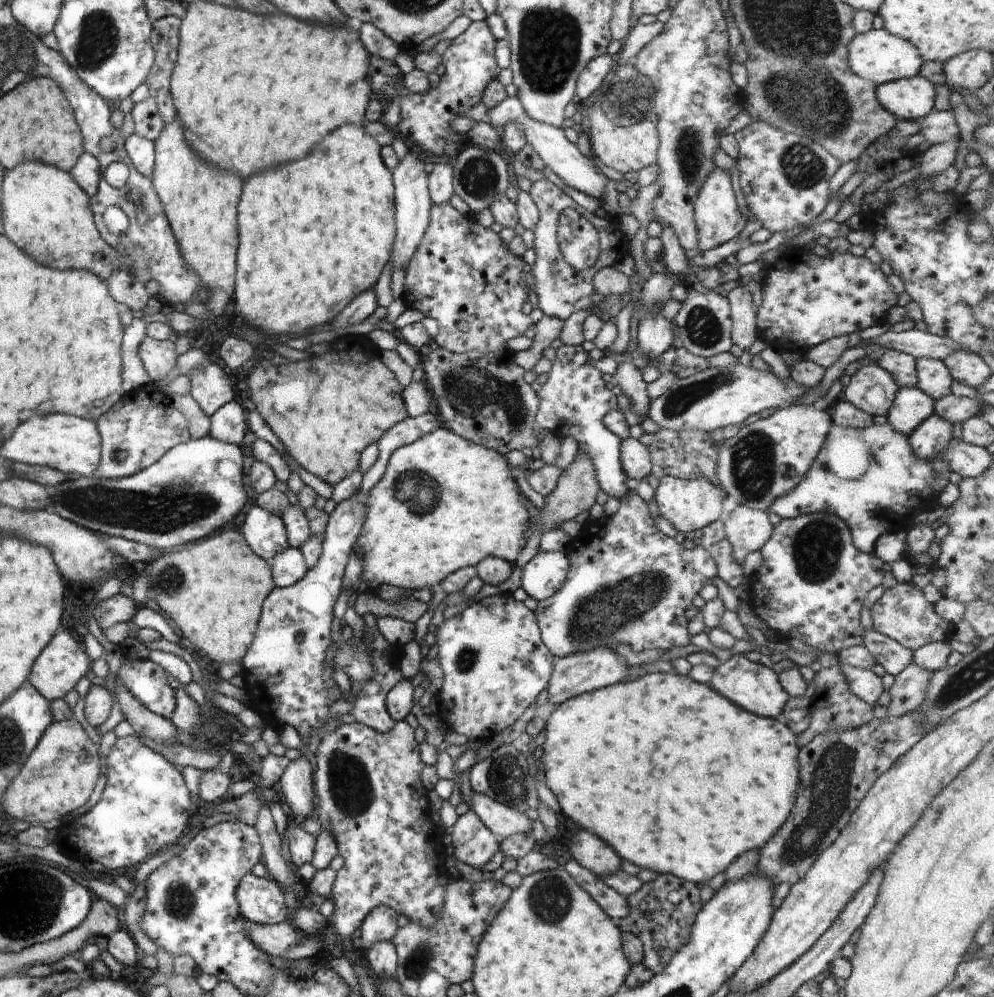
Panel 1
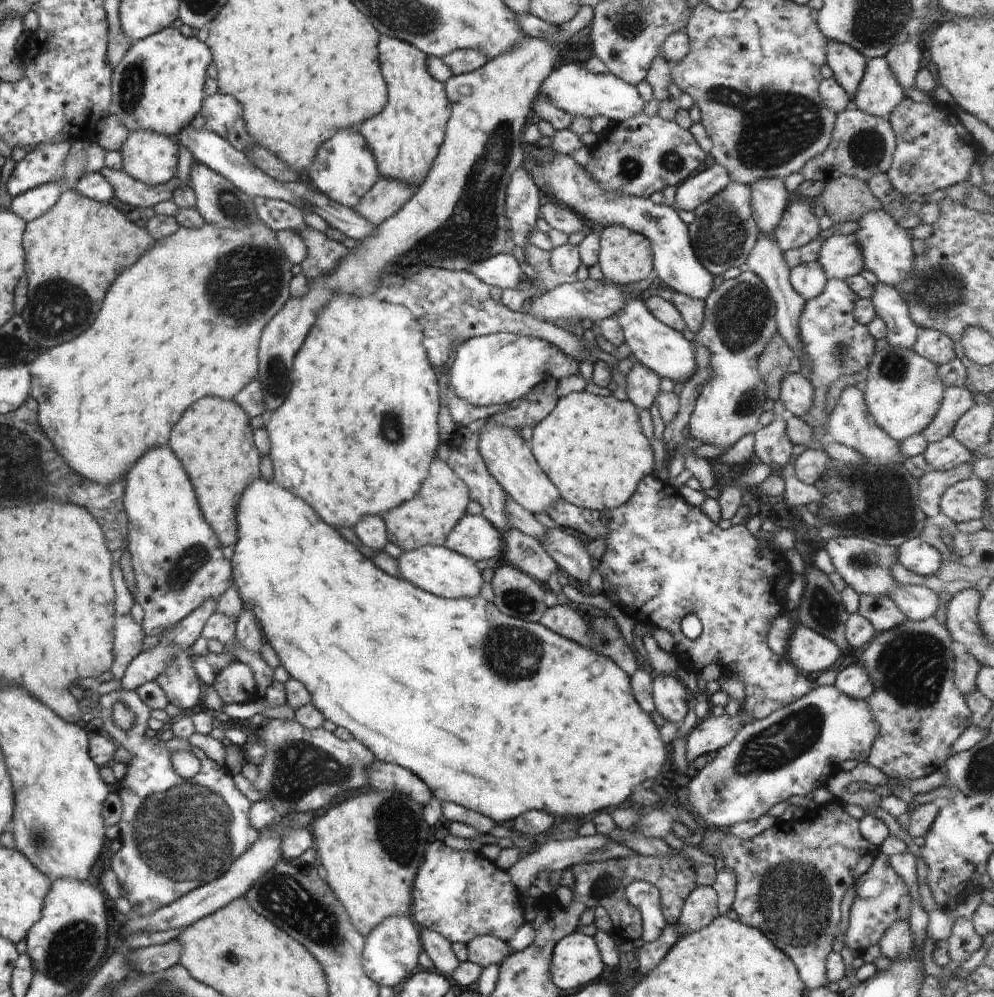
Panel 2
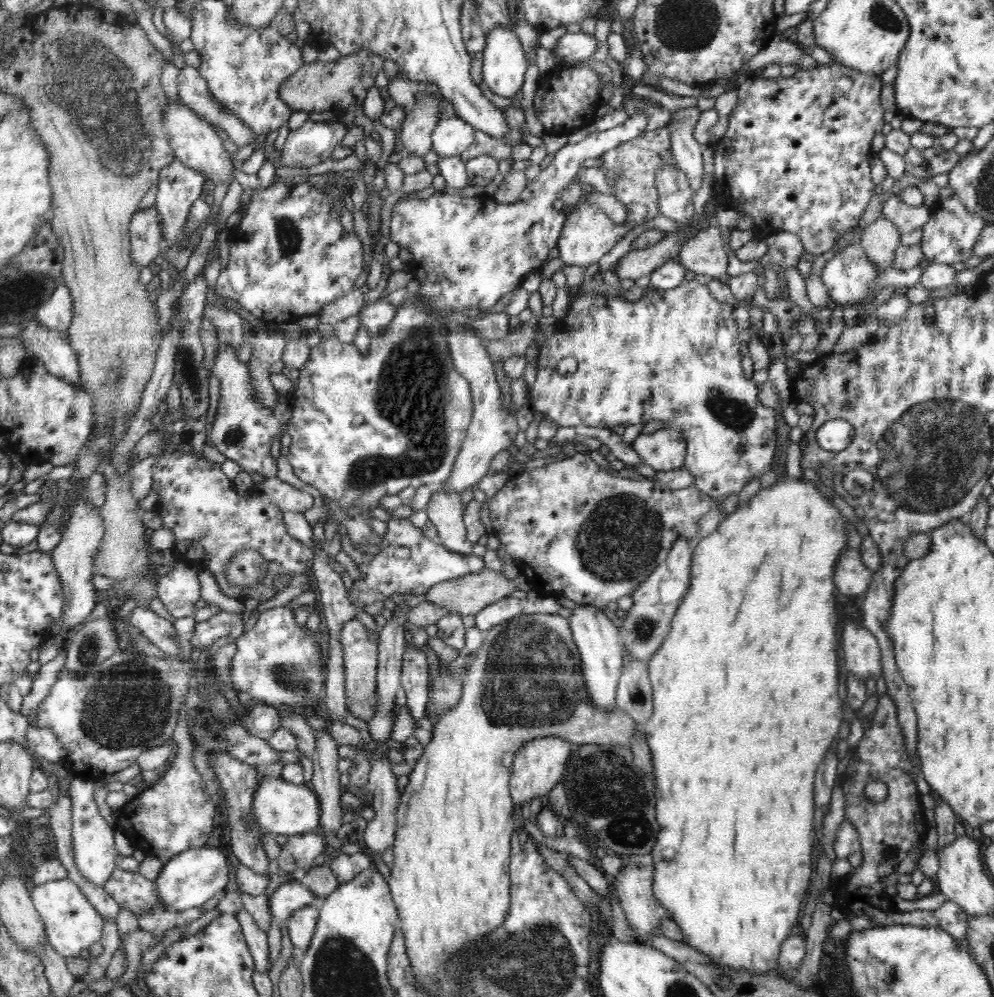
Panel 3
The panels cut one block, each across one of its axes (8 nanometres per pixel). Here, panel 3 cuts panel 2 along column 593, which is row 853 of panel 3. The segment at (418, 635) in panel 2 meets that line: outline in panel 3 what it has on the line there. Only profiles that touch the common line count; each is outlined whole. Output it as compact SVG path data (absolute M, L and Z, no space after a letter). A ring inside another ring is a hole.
M785 476L779 478L776 484L772 484L770 492L758 496L754 502L742 502L732 514L727 514L724 520L720 522L715 531L709 534L707 537L702 538L699 542L694 543L692 552L692 566L691 566L691 580L690 588L687 590L686 596L680 602L673 620L671 621L670 633L666 636L664 643L660 646L660 649L652 656L648 661L649 665L649 677L651 680L651 686L653 689L653 712L652 716L642 725L642 733L648 743L649 749L652 754L652 764L654 764L654 776L656 776L656 806L655 806L655 817L659 826L659 832L656 837L656 842L653 844L651 857L653 858L653 893L658 900L658 903L669 912L671 919L679 925L680 930L685 936L685 943L695 948L700 954L707 956L712 964L715 964L718 968L729 968L729 970L745 970L746 972L753 972L753 974L767 974L768 976L776 976L778 971L778 954L780 954L780 946L782 942L790 936L790 930L793 925L799 924L802 917L803 910L800 910L800 906L804 906L804 898L807 898L810 890L812 889L811 880L812 878L812 852L814 852L814 834L812 820L814 820L814 774L816 774L816 768L820 766L820 762L824 760L834 736L838 734L838 728L840 728L840 722L842 722L842 706L840 706L840 700L838 700L838 684L836 682L836 676L838 676L838 664L836 664L836 651L837 642L834 642L840 632L838 629L838 614L836 613L836 606L834 606L834 587L835 582L832 580L834 576L834 567L838 557L844 548L847 547L848 537L847 529L848 521L842 515L840 511L834 507L832 500L827 499L820 490L806 479L798 480L791 476Z

